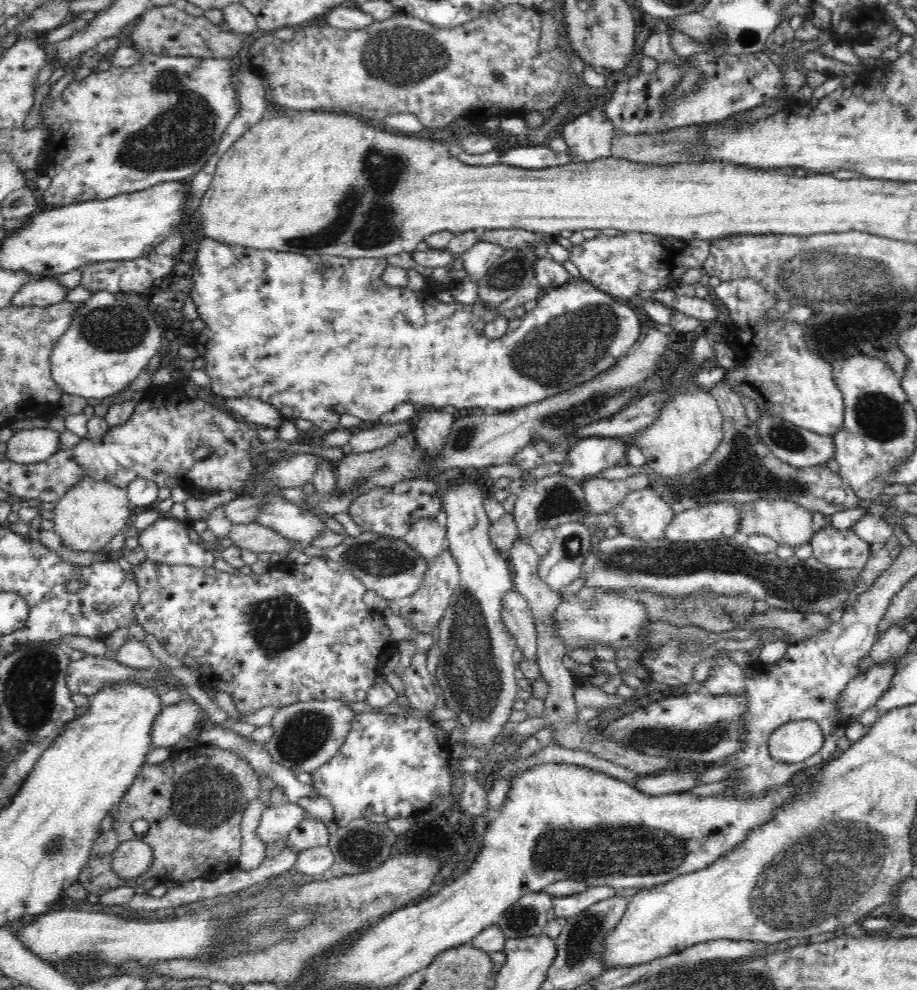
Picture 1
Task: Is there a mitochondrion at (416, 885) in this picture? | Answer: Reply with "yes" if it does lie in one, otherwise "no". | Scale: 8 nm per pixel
no

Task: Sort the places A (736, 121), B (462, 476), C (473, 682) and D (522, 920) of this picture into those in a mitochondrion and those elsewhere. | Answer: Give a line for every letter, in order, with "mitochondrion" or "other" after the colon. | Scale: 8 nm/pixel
A: other
B: other
C: mitochondrion
D: mitochondrion

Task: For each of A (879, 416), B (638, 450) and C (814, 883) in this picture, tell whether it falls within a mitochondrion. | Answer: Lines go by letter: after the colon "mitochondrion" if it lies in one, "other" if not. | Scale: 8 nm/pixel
A: mitochondrion
B: other
C: mitochondrion

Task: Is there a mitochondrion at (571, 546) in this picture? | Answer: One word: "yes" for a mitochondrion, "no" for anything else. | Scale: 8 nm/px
yes

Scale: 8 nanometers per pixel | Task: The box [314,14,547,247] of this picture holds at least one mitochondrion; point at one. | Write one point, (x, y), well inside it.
(394, 60)

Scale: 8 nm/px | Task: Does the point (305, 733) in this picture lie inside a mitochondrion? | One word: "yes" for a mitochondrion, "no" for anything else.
yes

